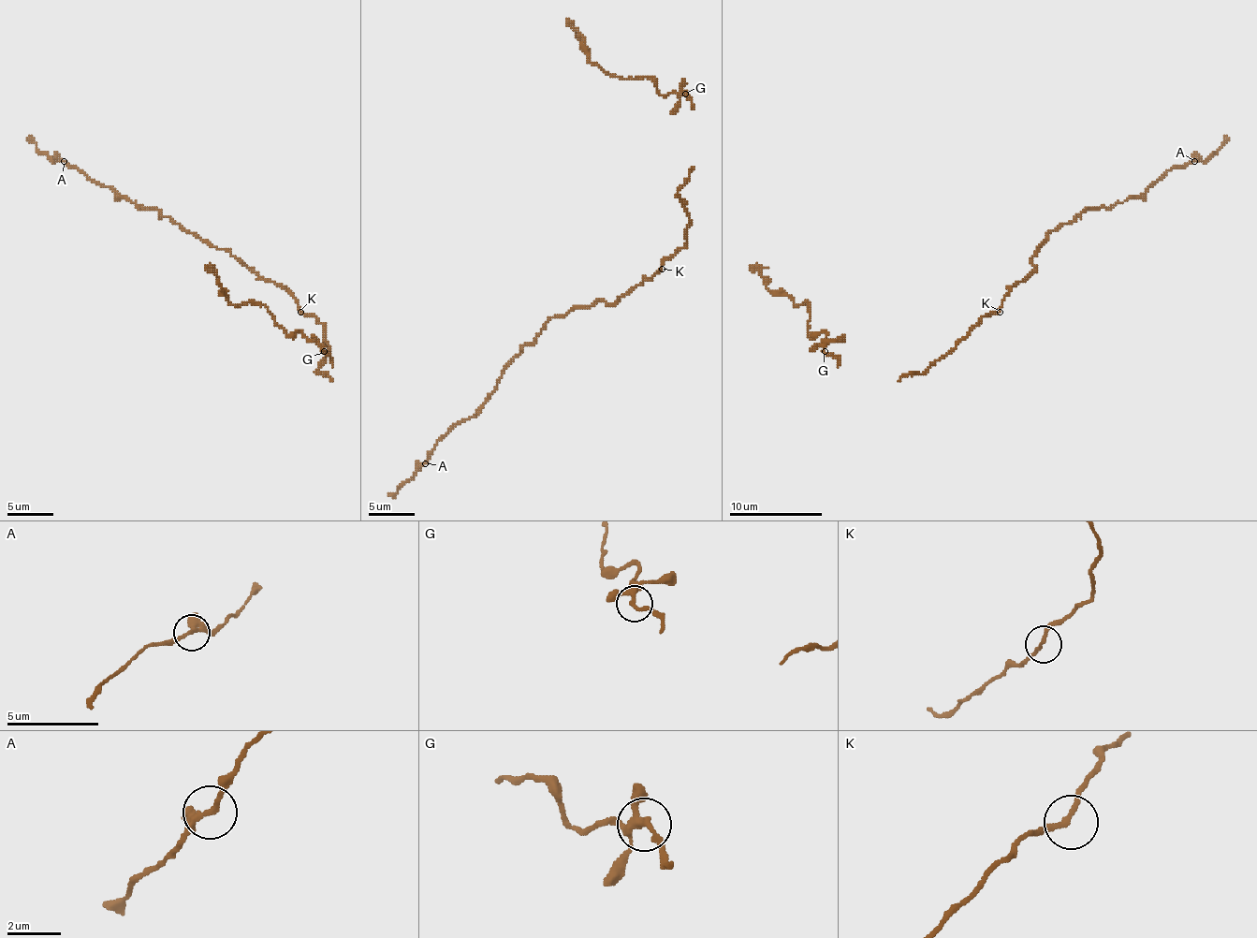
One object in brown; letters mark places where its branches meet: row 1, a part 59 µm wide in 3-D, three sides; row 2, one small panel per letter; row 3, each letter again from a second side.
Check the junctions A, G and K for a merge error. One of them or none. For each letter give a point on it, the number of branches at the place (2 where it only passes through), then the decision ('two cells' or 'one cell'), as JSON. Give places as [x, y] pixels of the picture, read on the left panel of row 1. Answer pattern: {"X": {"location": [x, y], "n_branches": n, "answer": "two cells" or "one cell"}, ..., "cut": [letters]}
{"A": {"location": [64, 161], "n_branches": 3, "answer": "one cell"}, "G": {"location": [324, 351], "n_branches": 3, "answer": "one cell"}, "K": {"location": [300, 312], "n_branches": 2, "answer": "one cell"}, "cut": []}

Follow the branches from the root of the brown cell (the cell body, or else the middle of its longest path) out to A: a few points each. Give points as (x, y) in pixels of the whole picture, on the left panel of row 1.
A: (300, 309), (284, 288), (260, 279), (228, 251), (210, 247), (156, 210), (120, 198), (64, 161)

